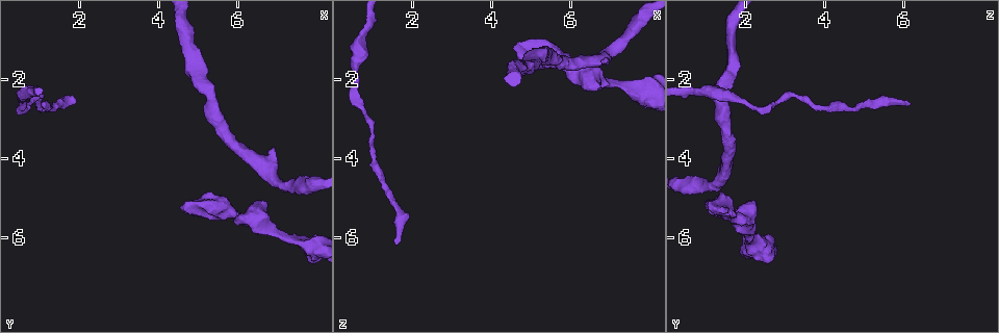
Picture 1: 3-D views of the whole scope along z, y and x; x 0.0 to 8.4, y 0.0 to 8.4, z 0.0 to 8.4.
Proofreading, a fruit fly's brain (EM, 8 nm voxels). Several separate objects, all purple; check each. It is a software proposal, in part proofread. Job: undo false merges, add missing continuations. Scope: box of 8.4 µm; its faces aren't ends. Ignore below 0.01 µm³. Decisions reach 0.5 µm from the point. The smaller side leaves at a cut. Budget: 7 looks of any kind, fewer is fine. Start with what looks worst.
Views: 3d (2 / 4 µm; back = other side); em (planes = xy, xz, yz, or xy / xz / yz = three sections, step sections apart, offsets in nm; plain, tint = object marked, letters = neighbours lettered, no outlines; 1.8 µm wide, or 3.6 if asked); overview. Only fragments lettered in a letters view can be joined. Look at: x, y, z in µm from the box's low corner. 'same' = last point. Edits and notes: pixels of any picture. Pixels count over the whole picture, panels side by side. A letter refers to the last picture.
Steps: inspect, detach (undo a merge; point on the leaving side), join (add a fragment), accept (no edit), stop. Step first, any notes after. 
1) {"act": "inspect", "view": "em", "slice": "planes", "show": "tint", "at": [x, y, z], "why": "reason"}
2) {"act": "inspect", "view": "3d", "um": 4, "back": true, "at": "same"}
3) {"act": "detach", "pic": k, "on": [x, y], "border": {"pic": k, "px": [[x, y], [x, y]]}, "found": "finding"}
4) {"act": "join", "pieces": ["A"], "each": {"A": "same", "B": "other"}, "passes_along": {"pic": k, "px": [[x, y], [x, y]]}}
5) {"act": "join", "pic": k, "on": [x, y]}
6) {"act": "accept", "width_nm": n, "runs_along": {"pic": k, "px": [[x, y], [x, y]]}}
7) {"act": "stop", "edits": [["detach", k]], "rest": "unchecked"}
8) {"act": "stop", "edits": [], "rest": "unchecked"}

{"act": "inspect", "view": "em", "slice": "planes", "show": "letters", "at": [1.55, 2.55, 6.10], "why": "tapers out"}

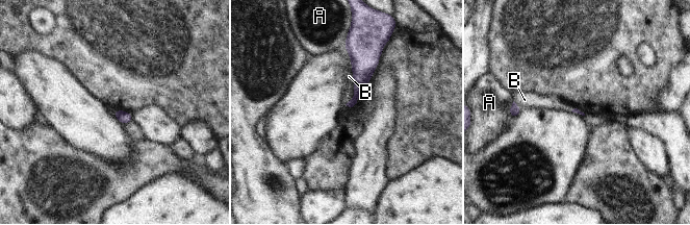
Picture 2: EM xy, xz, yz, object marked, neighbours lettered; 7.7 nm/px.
{"act": "accept", "each": {"A": "other", "B": "other"}, "border": {"pic": 2, "px": [[352, 67], [354, 96], [344, 104]]}, "found": "none of them fits"}

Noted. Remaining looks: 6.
{"act": "inspect", "view": "3d", "um": 4, "at": [4.60, 5.20, 1.20], "why": "stops while still wide"}

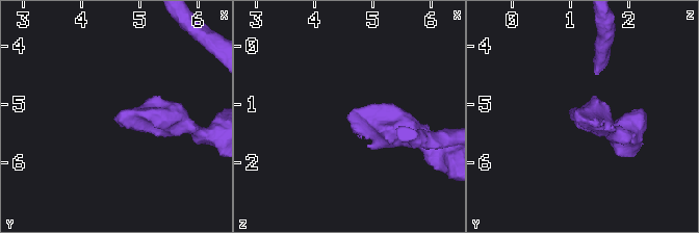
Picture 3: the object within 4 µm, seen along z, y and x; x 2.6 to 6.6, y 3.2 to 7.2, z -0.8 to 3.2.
{"act": "inspect", "view": "em", "slice": "planes", "show": "letters", "at": [4.60, 5.25, 1.15]}

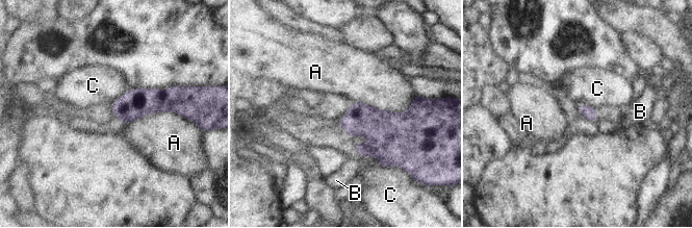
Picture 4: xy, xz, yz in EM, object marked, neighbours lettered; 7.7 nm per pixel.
{"act": "accept", "each": {"A": "other", "B": "other", "C": "other"}, "border": {"pic": 4, "px": [[578, 102], [593, 107], [599, 114]]}, "found": "no lettered fragment goes on from it"}

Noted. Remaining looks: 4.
{"act": "inspect", "view": "3d", "um": 4, "at": [7.00, 3.75, 1.55]}

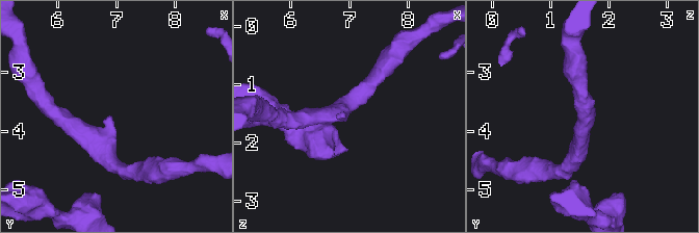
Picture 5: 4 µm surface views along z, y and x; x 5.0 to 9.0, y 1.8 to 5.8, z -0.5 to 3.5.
{"act": "inspect", "view": "em", "slice": "xy", "step": 4, "show": "letters", "at": [6.95, 3.75, 1.55]}

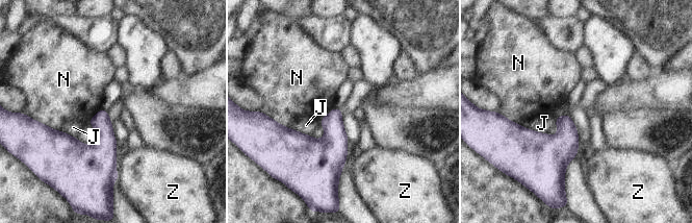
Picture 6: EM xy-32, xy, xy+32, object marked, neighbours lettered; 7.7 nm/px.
{"act": "inspect", "view": "em", "slice": "planes", "show": "letters", "at": "same"}

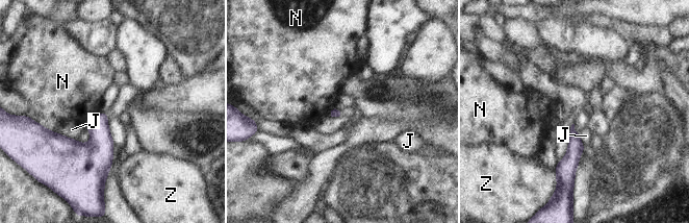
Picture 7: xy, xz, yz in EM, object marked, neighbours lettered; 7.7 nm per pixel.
{"act": "accept", "each": {"J": "other", "N": "other", "Z": "other"}, "border": {"pic": 7, "px": [[37, 122], [56, 132]]}, "found": "none of them fits"}

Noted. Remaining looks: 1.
{"act": "stop", "edits": [], "rest": "unchecked"}

